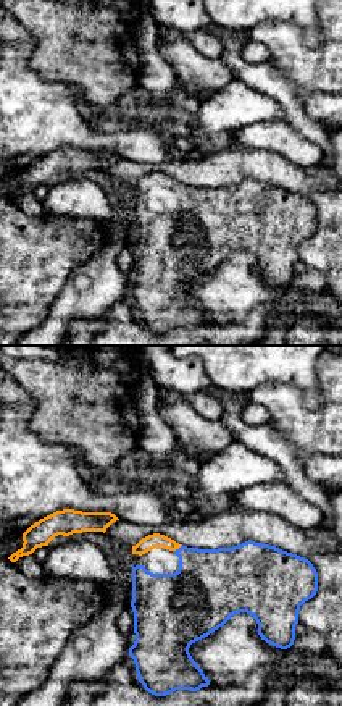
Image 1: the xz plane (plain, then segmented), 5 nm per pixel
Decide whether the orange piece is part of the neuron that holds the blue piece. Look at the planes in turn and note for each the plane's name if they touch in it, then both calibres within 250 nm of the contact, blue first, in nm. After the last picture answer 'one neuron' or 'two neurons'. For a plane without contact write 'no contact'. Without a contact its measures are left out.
contact in xz; calibres 360 and 70 nm

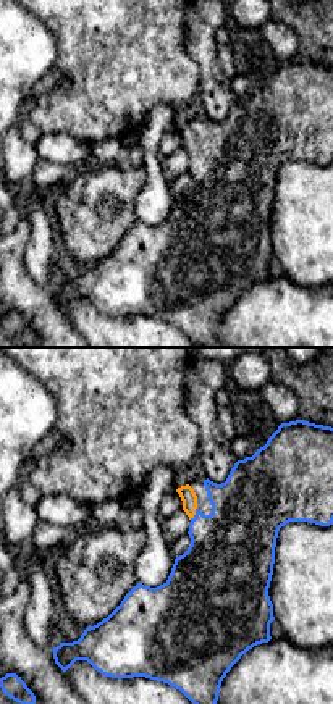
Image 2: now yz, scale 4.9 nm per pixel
contact in yz; calibres 420 and 80 nm

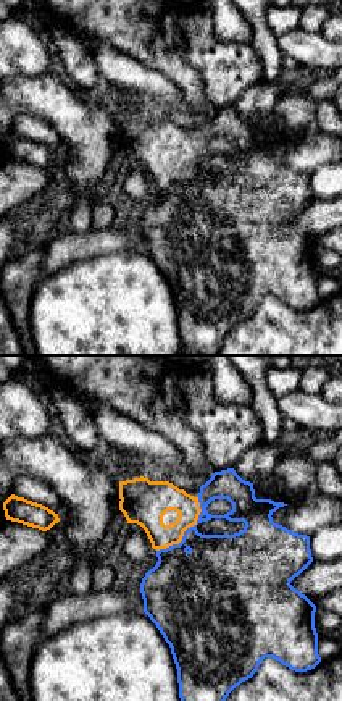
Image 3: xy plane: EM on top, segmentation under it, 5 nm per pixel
contact in xy; calibres 360 and 220 nm

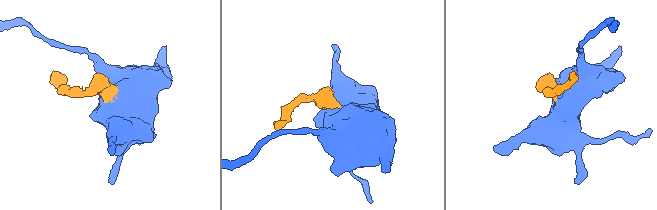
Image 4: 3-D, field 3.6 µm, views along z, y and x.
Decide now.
one neuron

